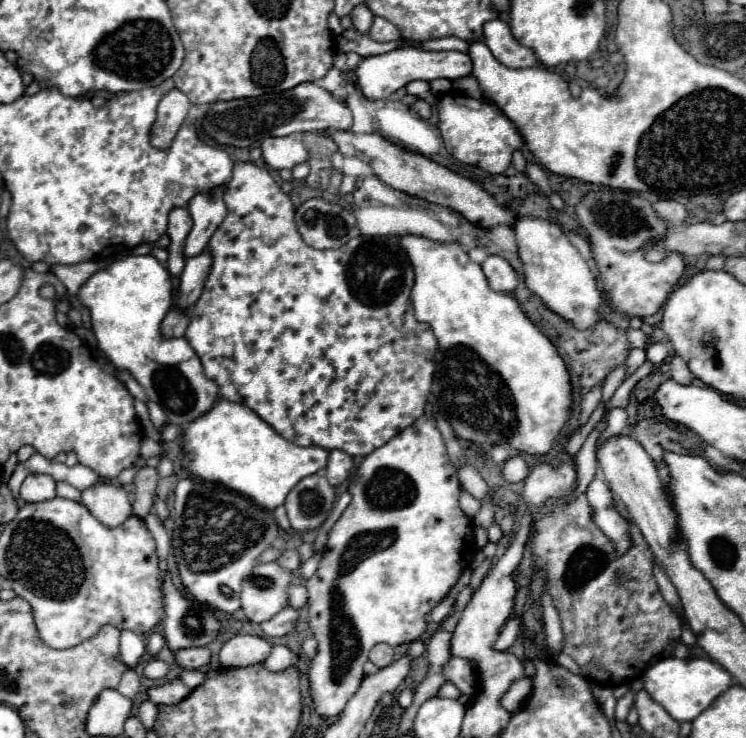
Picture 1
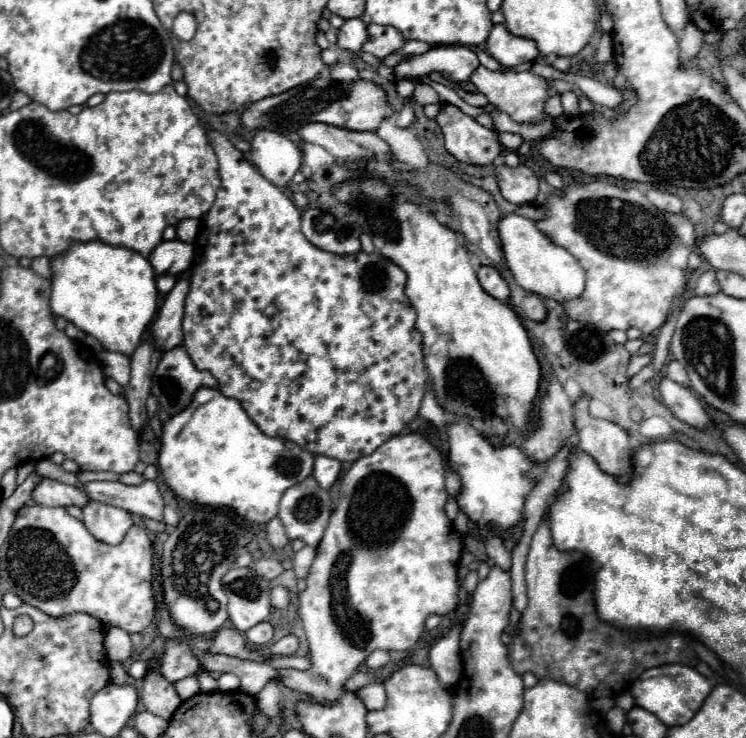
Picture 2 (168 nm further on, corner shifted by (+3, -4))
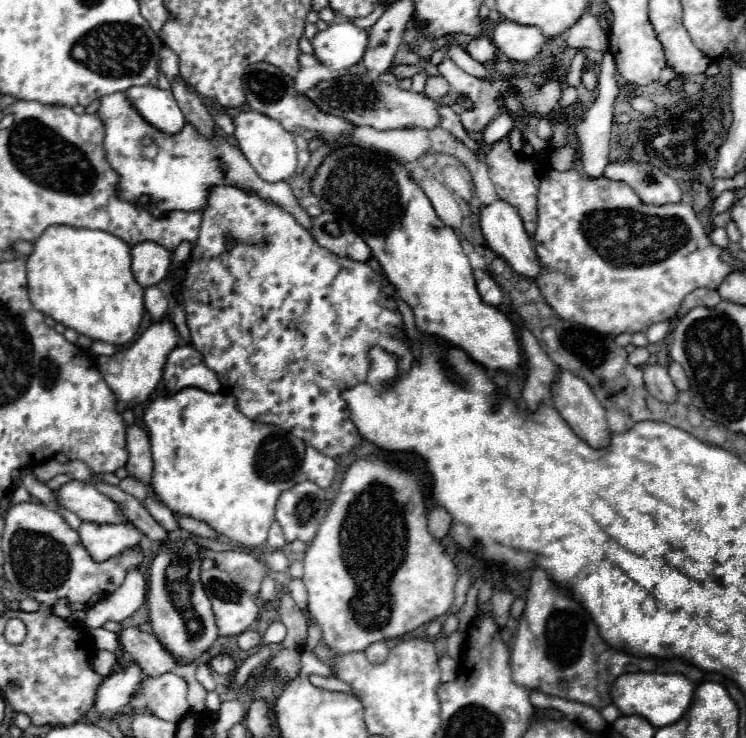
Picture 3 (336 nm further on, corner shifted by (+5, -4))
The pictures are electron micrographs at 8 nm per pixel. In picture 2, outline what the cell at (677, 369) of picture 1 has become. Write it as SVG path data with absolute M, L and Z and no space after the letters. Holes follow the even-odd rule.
M671 360L669 364L667 364L667 378L671 378L673 382L677 382L677 384L681 384L681 386L689 386L689 380L687 380L687 372L685 372L685 368L683 368L683 364L679 364L677 360Z

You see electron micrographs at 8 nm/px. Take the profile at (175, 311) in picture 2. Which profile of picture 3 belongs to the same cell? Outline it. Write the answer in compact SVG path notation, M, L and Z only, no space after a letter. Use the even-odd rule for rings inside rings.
M165 316L161 322L153 322L141 334L141 338L125 352L97 358L97 368L99 368L101 376L105 378L105 382L109 384L109 388L115 392L115 396L119 400L119 404L117 404L119 412L123 412L125 408L133 408L137 404L149 402L151 392L155 390L157 382L161 380L167 354L177 346L177 342L179 342L179 332L177 332L175 324L171 322L171 318Z

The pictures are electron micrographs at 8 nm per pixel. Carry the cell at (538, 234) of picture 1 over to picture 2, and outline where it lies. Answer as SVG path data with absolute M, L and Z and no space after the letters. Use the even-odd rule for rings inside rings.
M507 214L499 220L497 232L507 266L521 288L543 298L553 298L557 302L581 296L585 288L585 270L565 248L555 246L545 234L541 234L533 220L519 214Z

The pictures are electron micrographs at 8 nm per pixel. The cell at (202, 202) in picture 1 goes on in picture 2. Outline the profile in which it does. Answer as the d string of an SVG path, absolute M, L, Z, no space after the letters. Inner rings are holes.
M181 240L161 242L149 256L149 262L157 276L159 274L177 276L191 266L191 260L193 260L193 246Z

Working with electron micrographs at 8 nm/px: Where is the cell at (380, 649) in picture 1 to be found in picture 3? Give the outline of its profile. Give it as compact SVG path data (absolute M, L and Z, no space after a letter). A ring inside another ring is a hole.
M385 642L371 644L371 646L365 650L365 656L367 656L367 660L369 660L371 664L381 664L381 662L385 662L387 654L389 654L389 648L387 648Z

